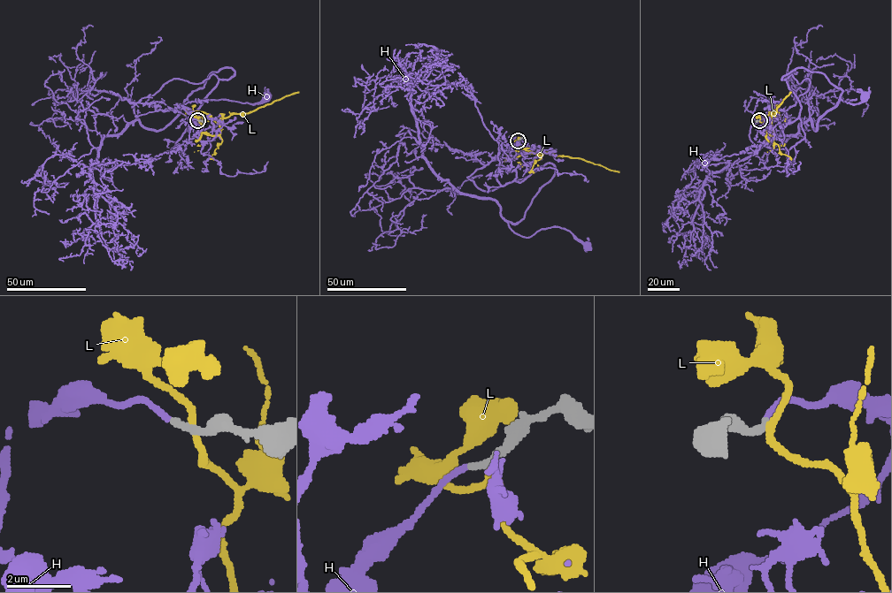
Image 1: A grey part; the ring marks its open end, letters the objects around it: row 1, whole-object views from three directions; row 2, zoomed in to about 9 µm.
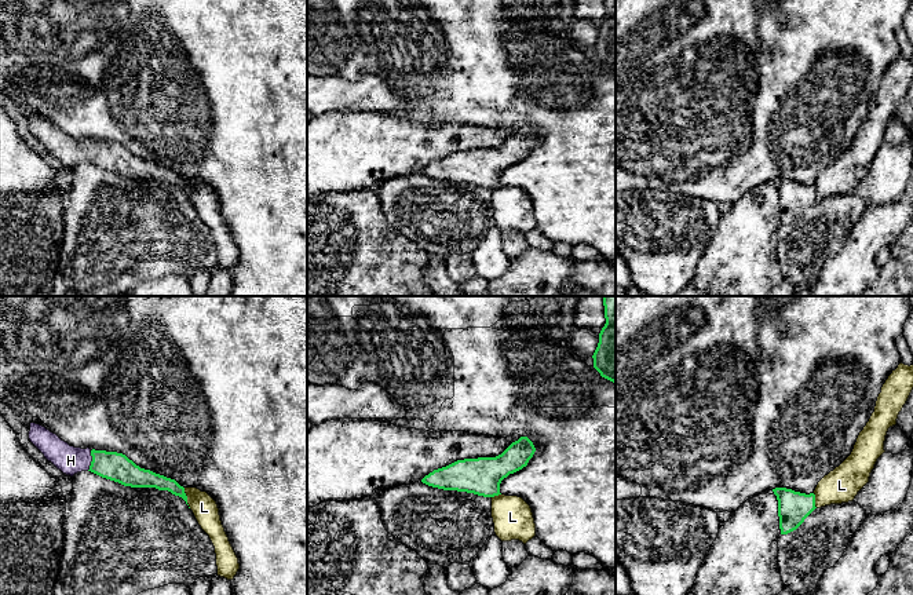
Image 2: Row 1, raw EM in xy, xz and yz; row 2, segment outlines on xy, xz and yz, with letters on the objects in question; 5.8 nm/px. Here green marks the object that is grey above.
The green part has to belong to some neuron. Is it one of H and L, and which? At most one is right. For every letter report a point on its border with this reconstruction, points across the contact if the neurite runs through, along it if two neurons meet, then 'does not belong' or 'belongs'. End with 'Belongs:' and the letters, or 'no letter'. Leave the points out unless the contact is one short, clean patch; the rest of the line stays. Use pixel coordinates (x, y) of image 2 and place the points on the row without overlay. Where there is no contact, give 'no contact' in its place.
H: contact xy (92, 152); way xy (113, 157), (92, 152), (70, 152); belongs
L: contact xy (186, 189); border xy (183, 179), (190, 199); does not belong
Belongs: H

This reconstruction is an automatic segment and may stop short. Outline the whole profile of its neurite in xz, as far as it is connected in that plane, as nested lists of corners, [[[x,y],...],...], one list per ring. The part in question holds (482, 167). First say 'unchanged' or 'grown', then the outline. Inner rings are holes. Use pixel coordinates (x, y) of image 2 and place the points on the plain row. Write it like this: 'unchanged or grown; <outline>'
unchanged; [[[521,128],[496,149],[457,152],[434,161],[421,174],[443,182],[494,189],[501,186],[501,172],[526,158],[534,143],[533,134],[527,128]]]

